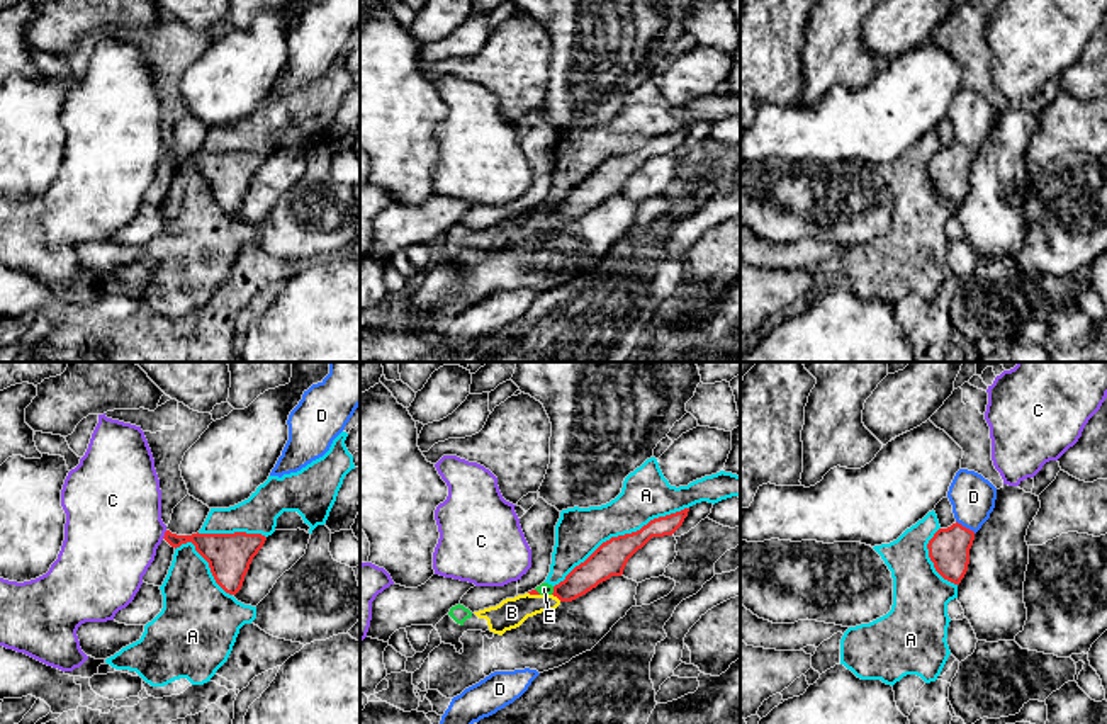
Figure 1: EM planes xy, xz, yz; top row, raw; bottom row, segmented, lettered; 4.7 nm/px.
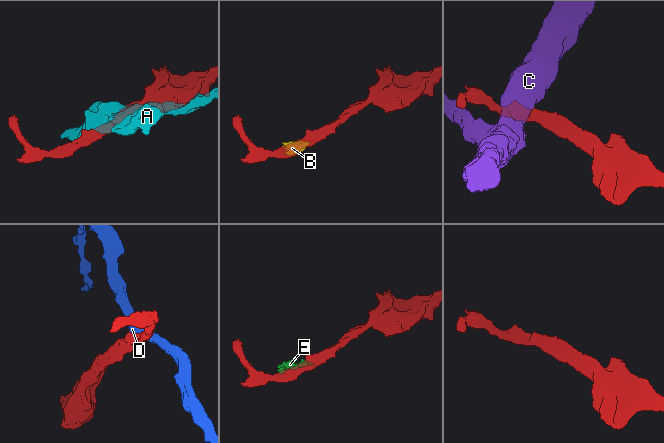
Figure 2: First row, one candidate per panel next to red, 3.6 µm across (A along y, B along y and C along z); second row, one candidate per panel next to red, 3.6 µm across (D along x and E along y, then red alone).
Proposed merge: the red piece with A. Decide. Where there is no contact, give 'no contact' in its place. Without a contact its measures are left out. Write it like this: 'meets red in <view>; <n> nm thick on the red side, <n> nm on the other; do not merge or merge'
meets red in xz; 160 nm thick on the red side, 240 nm on the other; do not merge

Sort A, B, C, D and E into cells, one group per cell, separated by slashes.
A B E / C / D

